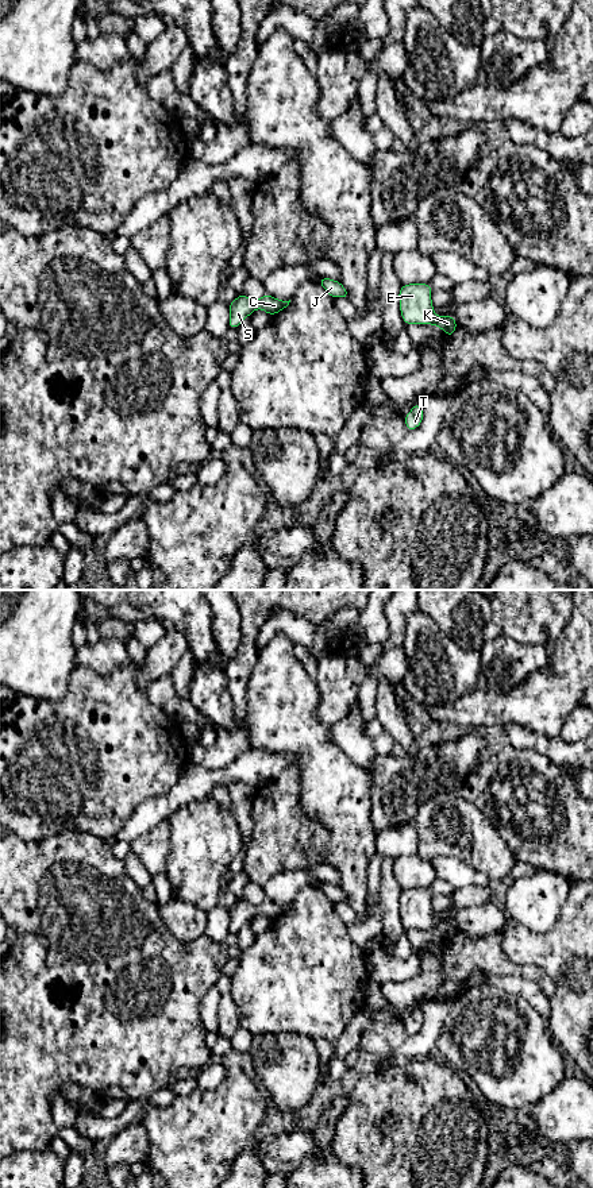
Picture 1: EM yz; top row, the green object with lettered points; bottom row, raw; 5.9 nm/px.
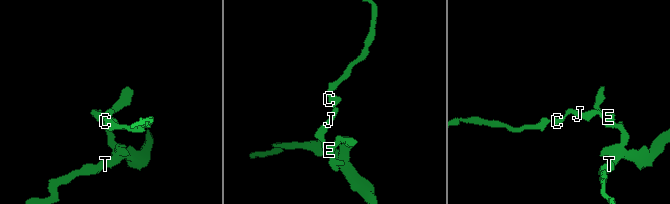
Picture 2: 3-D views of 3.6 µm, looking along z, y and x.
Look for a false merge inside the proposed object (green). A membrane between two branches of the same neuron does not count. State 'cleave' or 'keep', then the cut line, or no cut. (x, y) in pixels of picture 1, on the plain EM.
keep; cut none

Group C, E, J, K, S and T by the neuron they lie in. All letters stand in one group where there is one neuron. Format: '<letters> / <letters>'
C E J K S T

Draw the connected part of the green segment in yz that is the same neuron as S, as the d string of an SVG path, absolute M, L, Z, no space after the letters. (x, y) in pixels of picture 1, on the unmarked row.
M239 899L236 904L234 904L228 910L230 915L230 926L228 932L231 934L236 934L239 929L250 921L257 913L269 918L269 921L274 921L280 915L285 914L289 910L289 906L277 904L269 899L263 899L258 906L249 903L244 899Z

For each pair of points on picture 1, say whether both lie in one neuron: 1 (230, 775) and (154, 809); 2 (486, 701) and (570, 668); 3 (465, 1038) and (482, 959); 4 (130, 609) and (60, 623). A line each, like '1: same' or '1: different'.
1: same
2: same
3: different
4: different

